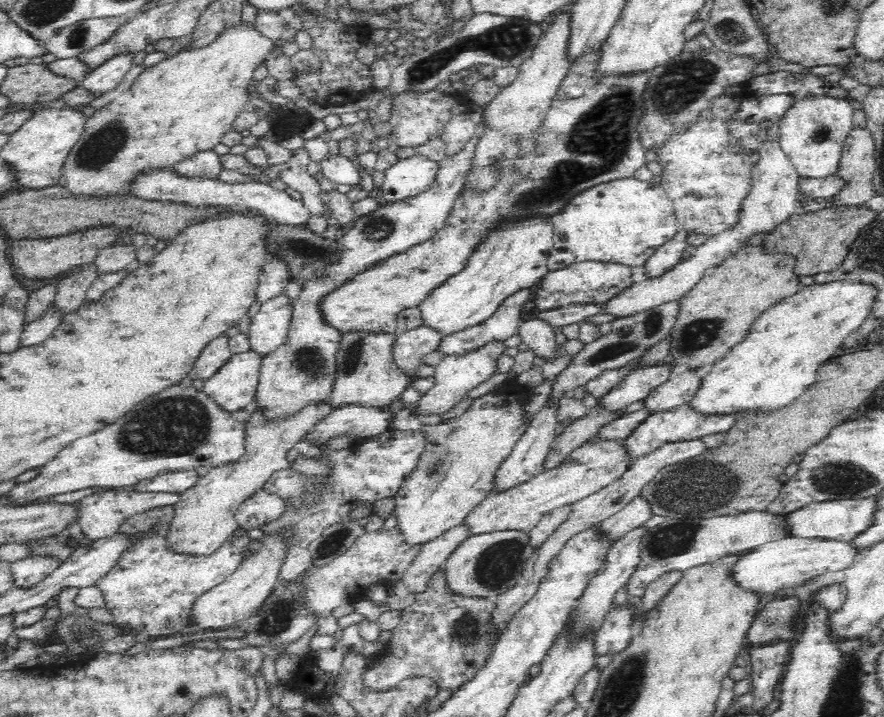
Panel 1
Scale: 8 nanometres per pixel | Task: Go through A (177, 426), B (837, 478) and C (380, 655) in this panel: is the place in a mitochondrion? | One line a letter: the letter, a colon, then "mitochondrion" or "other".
A: mitochondrion
B: mitochondrion
C: other

